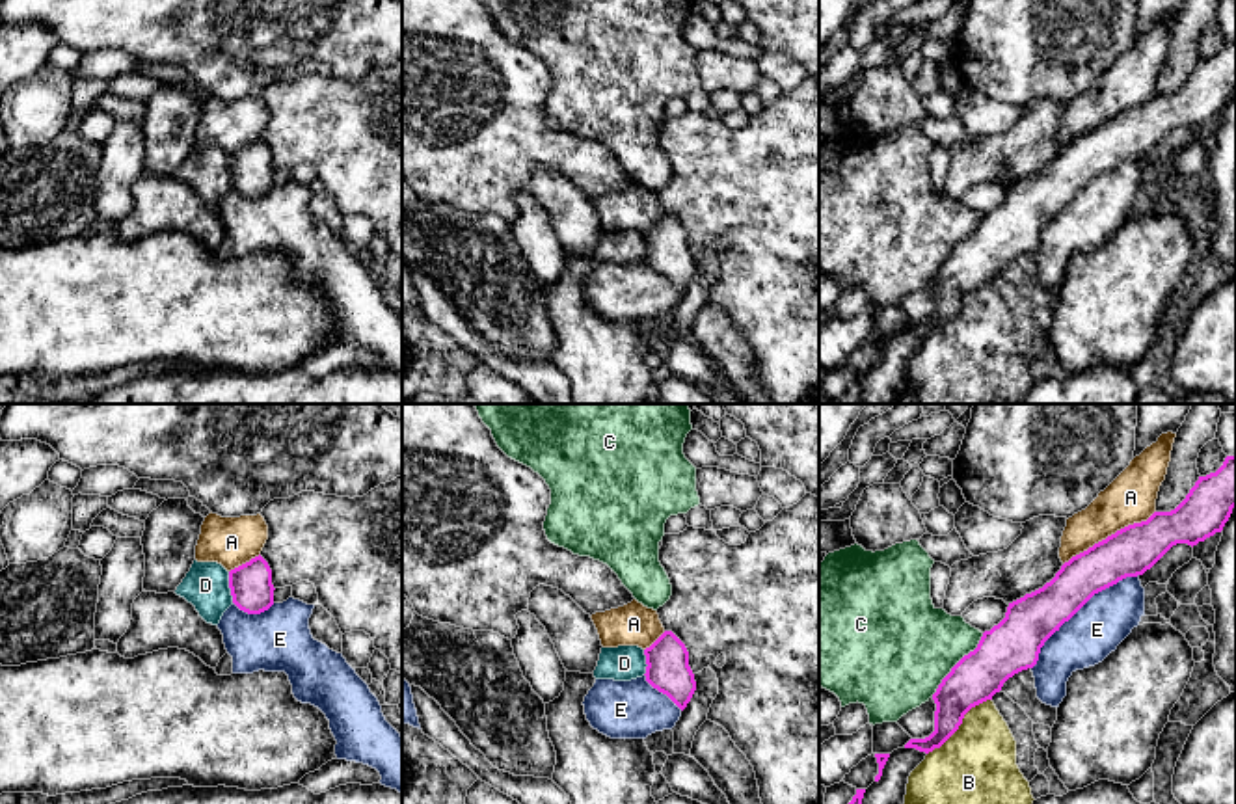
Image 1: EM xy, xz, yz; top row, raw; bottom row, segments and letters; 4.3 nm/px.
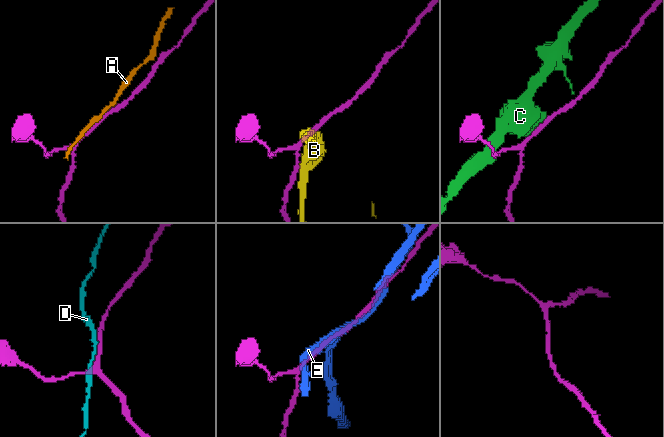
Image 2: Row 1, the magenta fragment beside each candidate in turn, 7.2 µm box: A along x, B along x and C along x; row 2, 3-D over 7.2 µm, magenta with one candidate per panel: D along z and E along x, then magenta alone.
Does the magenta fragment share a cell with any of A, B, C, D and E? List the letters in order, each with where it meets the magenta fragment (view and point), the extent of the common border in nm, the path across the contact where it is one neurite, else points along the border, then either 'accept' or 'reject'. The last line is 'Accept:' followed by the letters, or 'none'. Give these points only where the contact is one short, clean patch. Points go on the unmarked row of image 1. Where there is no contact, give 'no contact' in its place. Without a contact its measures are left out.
A: contact yz (1108, 120); length 460 nm; reject
B: contact yz (961, 306); length 380 nm; reject
C: contact yz (957, 246); length 360 nm; reject
D: contact xy (229, 170); length 140 nm; reject
E: contact yz (1078, 192); length 600 nm; reject
Accept: none

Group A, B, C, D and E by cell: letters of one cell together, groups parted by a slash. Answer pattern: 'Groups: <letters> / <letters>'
Groups: A / B / C / D / E

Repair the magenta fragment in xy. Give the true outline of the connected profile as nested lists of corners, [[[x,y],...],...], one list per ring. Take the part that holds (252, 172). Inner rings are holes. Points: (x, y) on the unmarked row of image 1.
[[[259,138],[229,154],[233,186],[248,195],[261,197],[274,188],[272,153]]]

